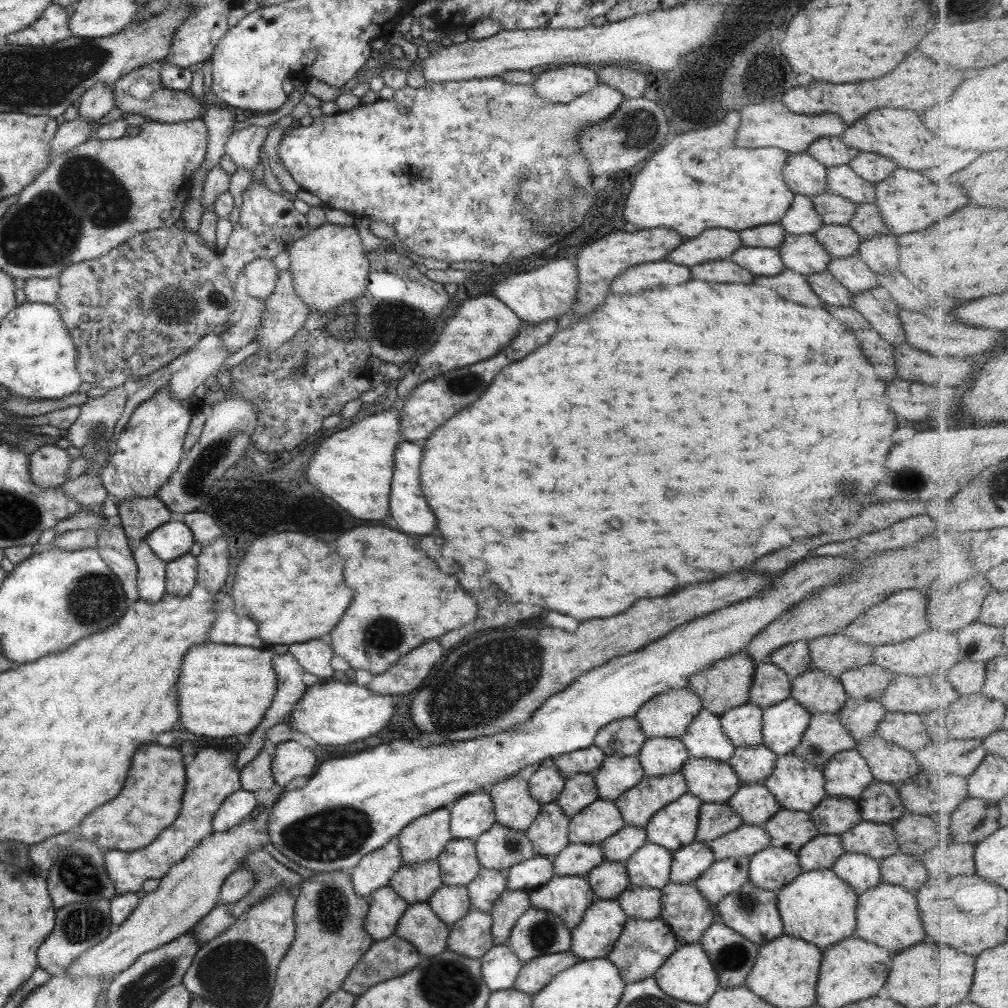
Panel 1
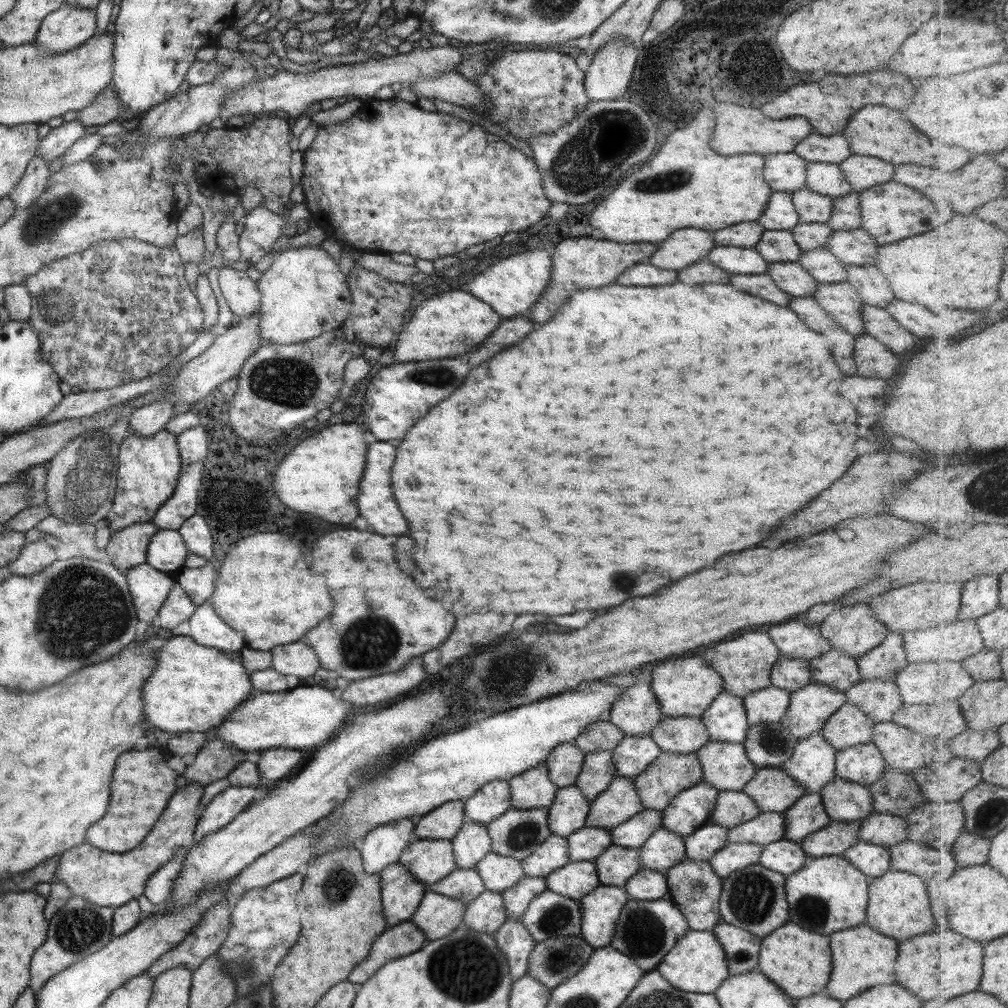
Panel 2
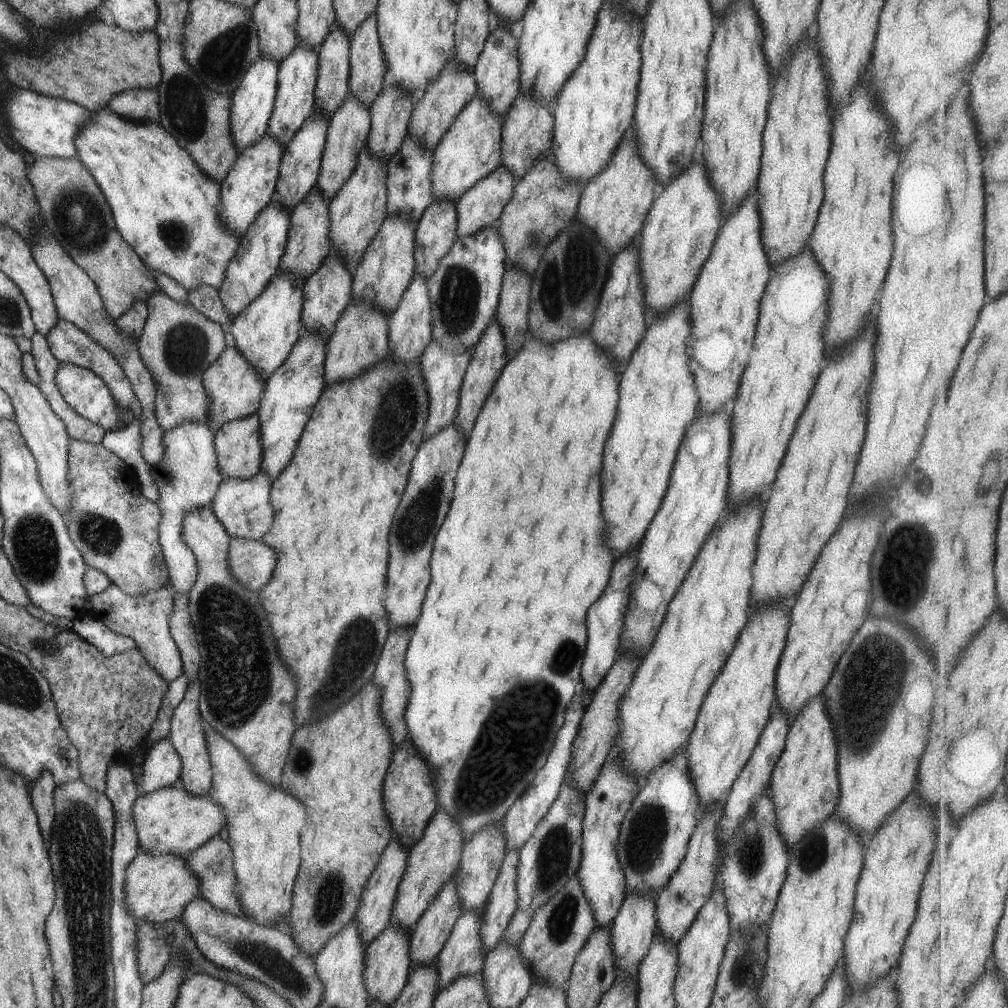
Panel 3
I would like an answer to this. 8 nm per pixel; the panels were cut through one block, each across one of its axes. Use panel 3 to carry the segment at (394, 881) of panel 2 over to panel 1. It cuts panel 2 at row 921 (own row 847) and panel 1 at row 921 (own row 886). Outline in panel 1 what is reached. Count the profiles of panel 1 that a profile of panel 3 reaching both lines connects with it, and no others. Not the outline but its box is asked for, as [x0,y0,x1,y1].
[363,886,408,941]

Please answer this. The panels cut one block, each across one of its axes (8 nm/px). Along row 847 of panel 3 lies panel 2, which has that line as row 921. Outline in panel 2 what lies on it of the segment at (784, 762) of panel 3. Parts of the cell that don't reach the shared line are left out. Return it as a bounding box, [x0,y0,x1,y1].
[757,920,829,1000]

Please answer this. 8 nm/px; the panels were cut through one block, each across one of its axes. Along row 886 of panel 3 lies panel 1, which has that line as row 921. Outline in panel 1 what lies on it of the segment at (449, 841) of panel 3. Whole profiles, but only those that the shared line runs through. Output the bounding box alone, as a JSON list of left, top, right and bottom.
[394,902,449,956]

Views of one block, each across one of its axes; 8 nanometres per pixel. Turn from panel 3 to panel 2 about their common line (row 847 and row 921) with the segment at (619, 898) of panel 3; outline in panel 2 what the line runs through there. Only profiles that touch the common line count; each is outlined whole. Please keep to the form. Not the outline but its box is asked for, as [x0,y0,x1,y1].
[578,883,628,949]

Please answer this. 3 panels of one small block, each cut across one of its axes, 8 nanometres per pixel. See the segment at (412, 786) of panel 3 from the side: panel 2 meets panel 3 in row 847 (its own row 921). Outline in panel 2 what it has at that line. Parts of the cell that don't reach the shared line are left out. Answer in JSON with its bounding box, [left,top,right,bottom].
[346,920,425,987]

